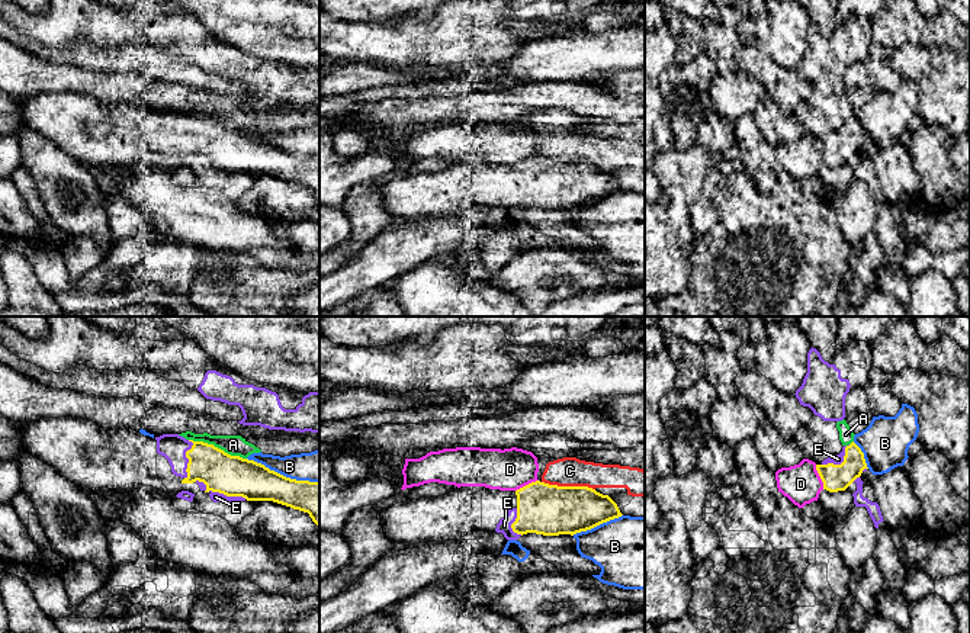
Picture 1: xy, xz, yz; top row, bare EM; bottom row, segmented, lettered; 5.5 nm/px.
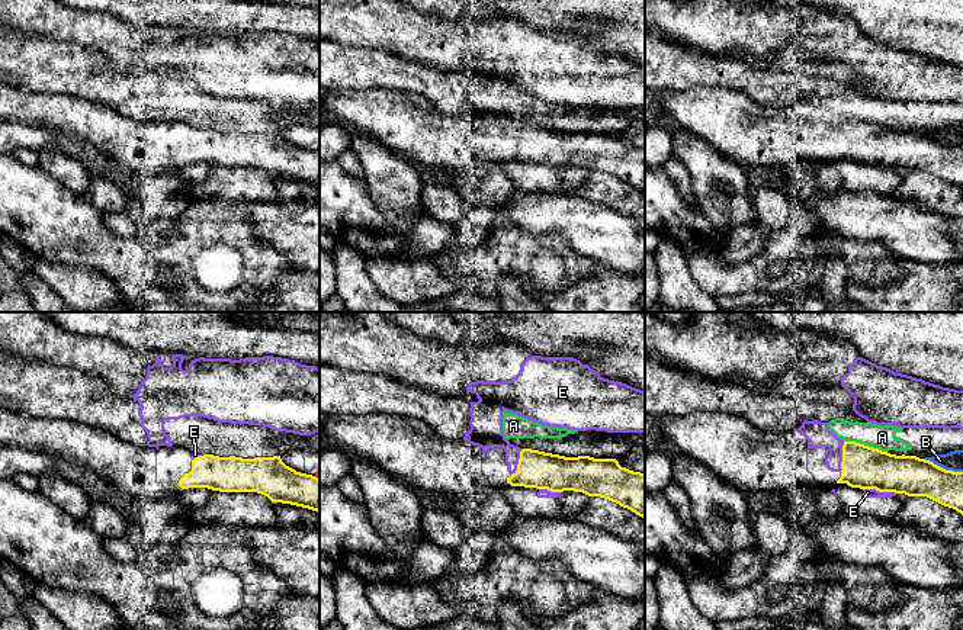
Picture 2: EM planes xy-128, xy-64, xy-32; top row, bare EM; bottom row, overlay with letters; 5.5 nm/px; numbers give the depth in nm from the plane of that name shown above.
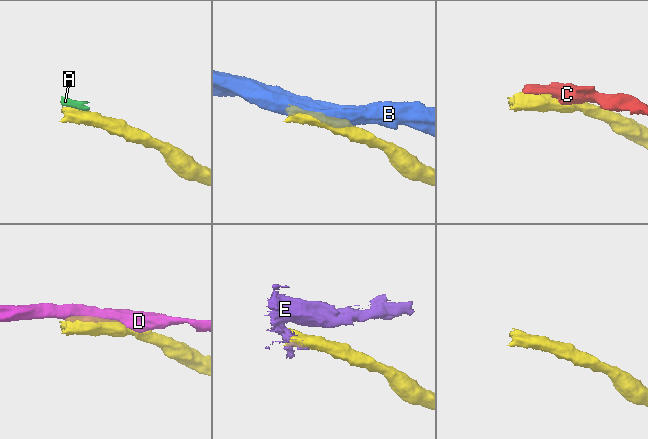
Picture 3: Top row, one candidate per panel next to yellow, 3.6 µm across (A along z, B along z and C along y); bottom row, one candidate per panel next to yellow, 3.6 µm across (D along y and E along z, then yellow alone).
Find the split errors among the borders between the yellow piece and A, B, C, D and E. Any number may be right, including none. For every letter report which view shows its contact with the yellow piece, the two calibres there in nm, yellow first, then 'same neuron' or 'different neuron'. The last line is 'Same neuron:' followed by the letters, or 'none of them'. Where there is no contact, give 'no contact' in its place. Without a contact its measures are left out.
A: contact in xy; calibres 220 and 110 nm; different neuron
B: contact in xy; calibres 220 and 180 nm; different neuron
C: contact in xz; calibres 280 and 160 nm; different neuron
D: contact in yz; calibres 150 and 220 nm; different neuron
E: contact in xy; calibres 220 and 60 nm; different neuron
Same neuron: none of them

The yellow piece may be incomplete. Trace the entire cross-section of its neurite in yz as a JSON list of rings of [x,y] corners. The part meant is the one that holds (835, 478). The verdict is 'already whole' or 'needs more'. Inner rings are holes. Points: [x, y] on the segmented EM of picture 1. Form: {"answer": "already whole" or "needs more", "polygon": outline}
{"answer": "needs more", "polygon": [[[854,441],[845,447],[844,462],[841,465],[823,465],[822,462],[816,465],[823,489],[829,492],[848,491],[854,494],[857,491],[854,481],[861,476],[864,469],[868,469],[864,453]]]}

